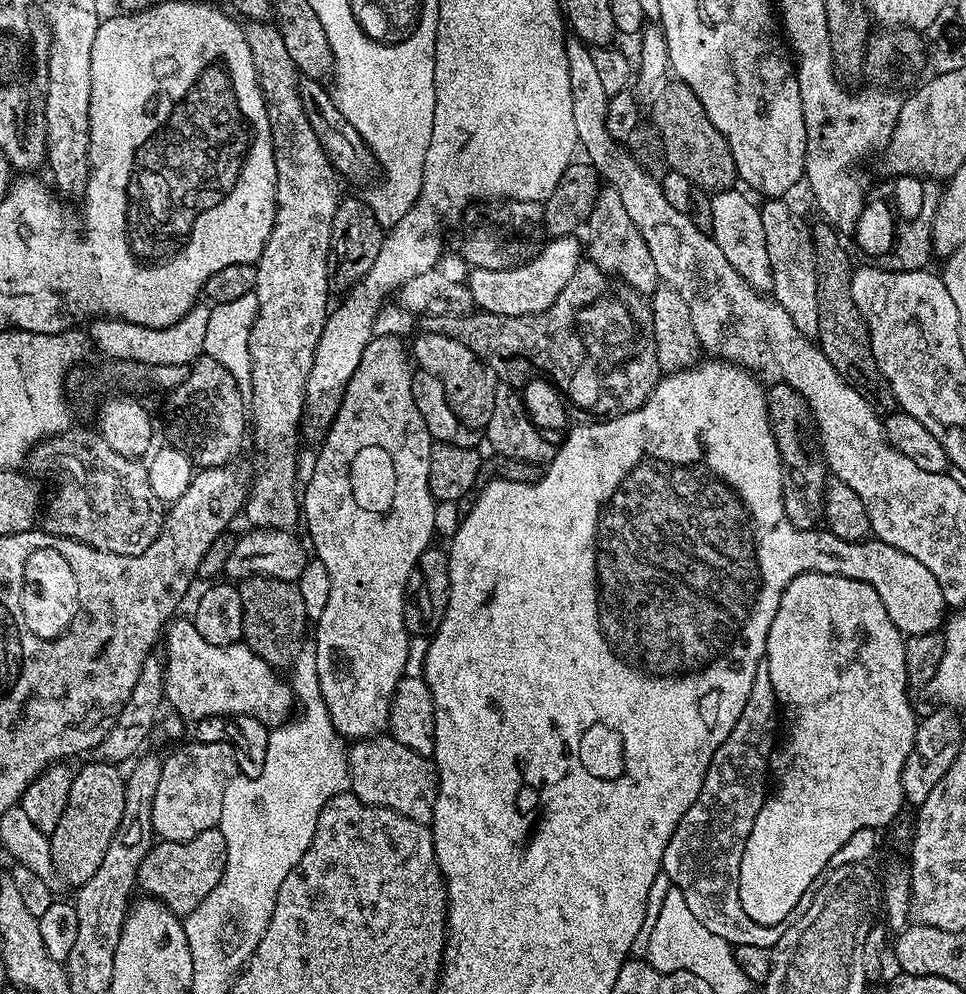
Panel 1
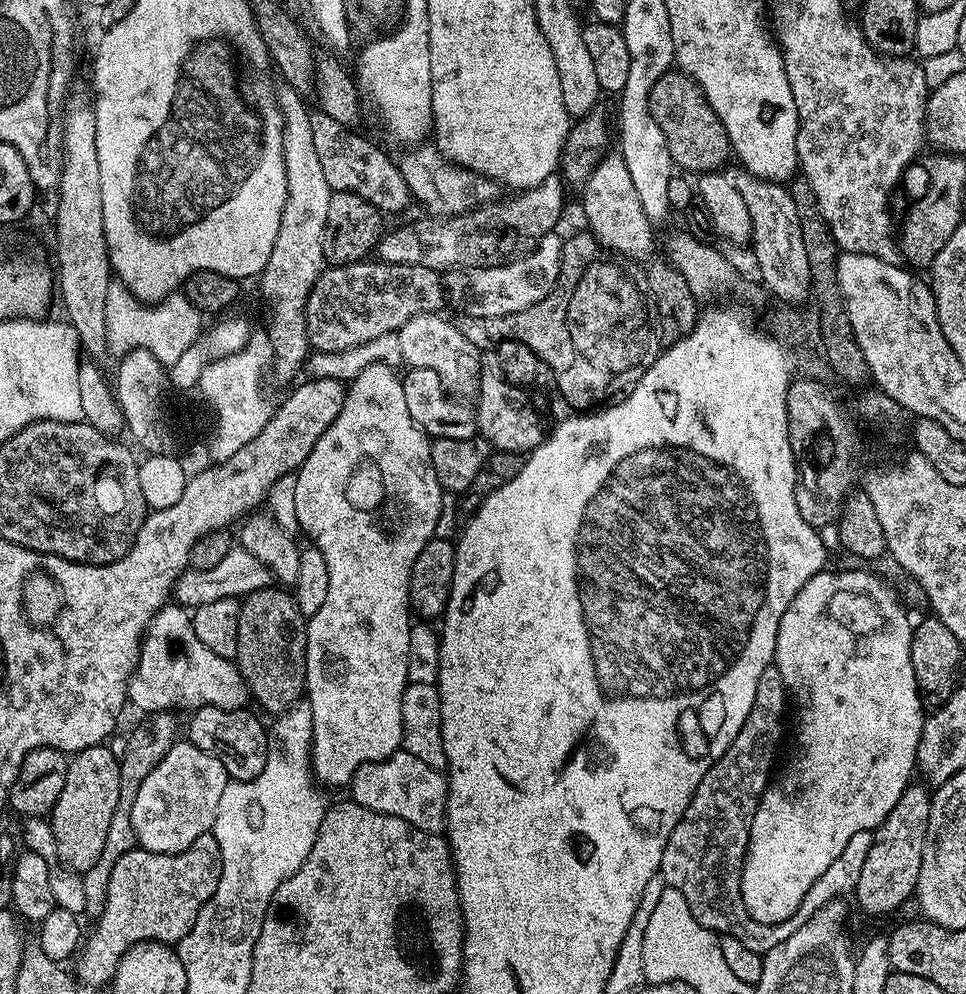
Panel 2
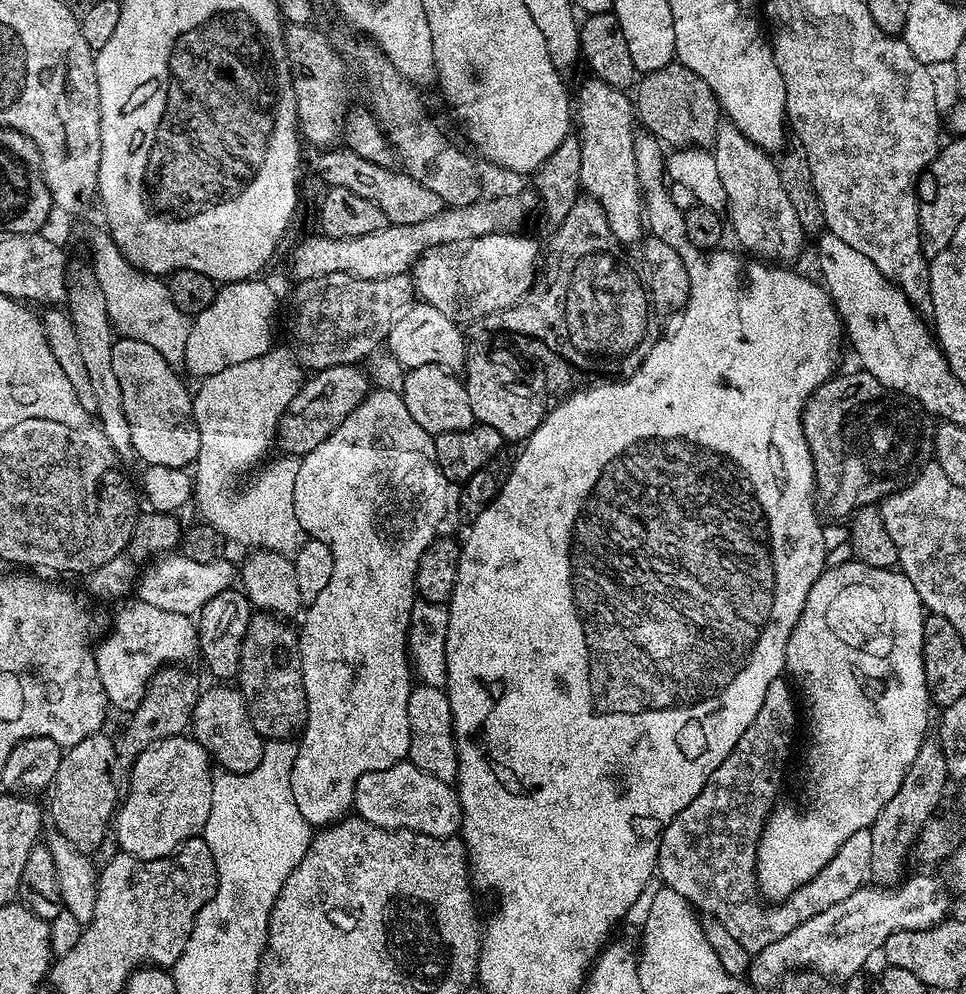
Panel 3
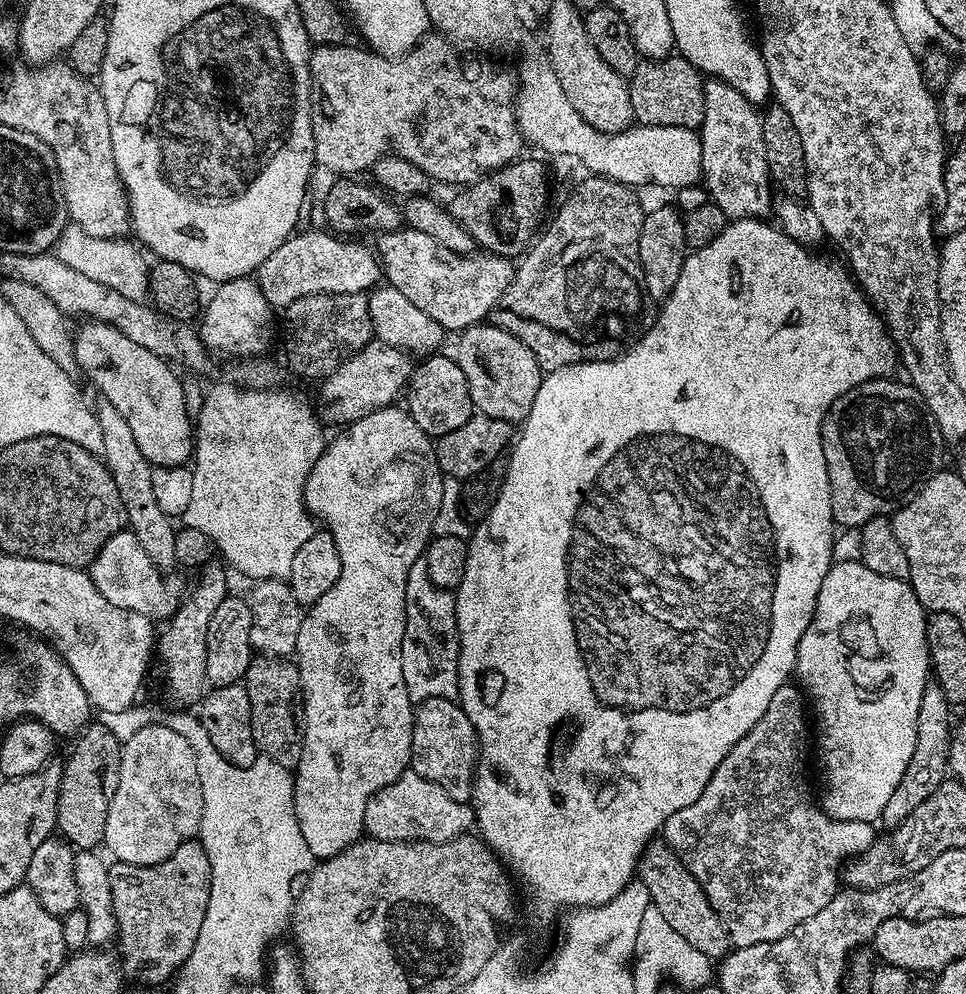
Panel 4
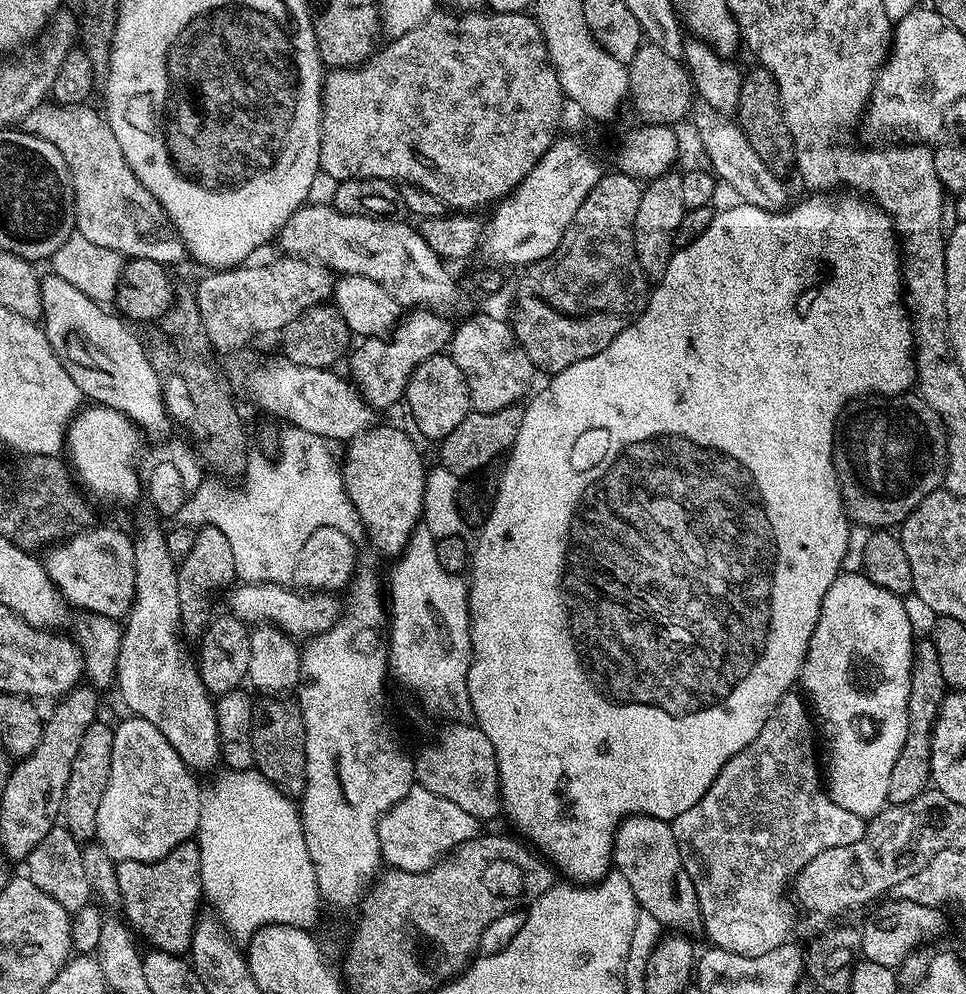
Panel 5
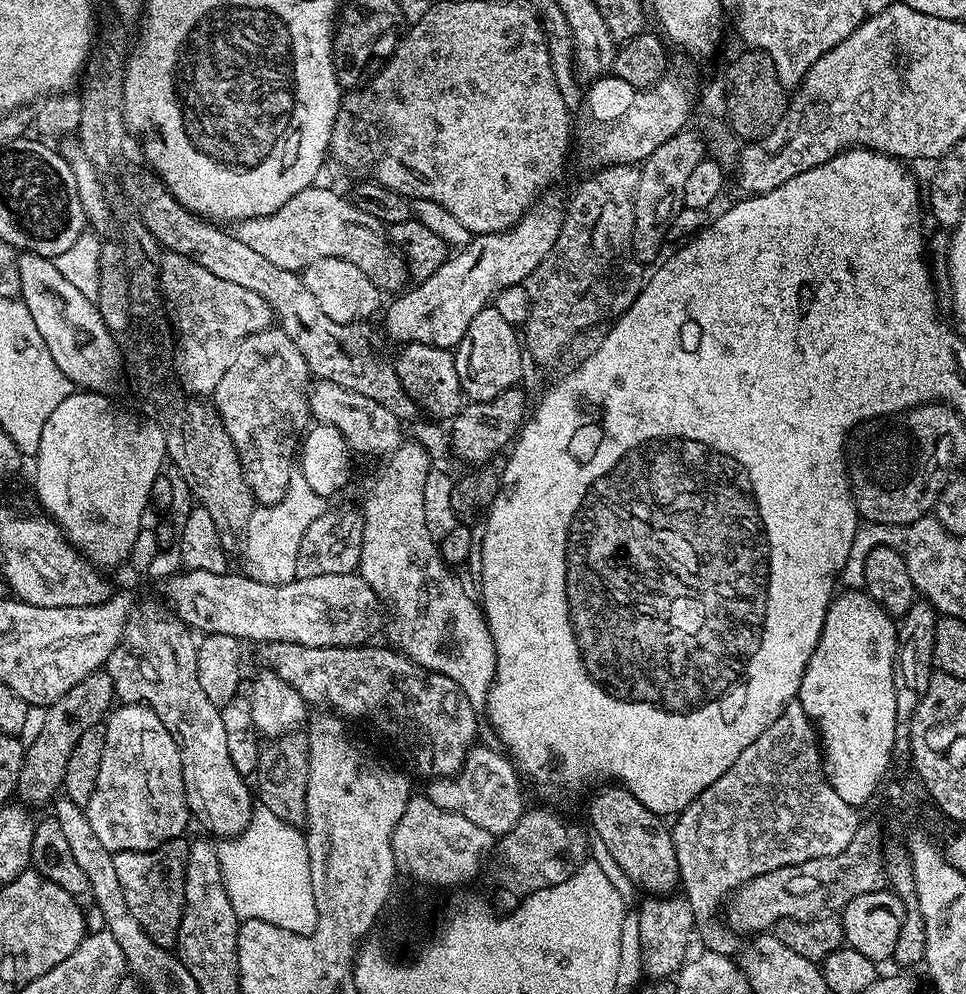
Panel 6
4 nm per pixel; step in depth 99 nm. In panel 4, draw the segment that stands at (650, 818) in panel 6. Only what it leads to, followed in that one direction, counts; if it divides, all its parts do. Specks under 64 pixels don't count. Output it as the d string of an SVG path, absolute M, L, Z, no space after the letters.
M662 840L649 841L643 854L637 860L636 878L641 881L648 892L651 905L658 909L665 917L666 922L678 934L693 946L694 950L701 951L711 962L724 959L731 951L732 943L728 931L722 926L721 919L714 913L706 898L705 891L684 864L681 863L671 849Z

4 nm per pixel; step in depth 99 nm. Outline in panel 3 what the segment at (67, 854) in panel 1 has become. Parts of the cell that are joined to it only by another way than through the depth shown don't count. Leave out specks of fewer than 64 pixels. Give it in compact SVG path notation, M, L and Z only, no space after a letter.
M96 732L90 738L82 738L73 748L61 755L58 774L52 782L51 823L85 854L99 853L104 840L109 839L114 817L118 812L118 793L112 781L112 766L116 763L116 745L113 737Z

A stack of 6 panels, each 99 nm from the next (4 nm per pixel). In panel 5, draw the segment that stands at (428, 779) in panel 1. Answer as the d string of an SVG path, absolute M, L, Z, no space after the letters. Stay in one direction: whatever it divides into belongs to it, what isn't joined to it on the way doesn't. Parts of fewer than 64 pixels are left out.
M414 786L404 798L376 824L381 861L388 868L407 872L425 872L440 863L449 852L473 840L478 834L478 822L462 806L454 806L447 798L438 798L430 790Z

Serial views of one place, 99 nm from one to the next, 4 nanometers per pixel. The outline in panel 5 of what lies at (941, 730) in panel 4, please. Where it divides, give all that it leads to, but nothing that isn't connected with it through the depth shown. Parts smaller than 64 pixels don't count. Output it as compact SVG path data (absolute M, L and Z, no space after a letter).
M931 638L917 639L912 646L906 746L902 746L902 754L898 754L898 762L894 762L894 770L890 773L889 805L910 802L929 787L932 771L928 761L928 743L932 740L932 725L940 714L940 701L945 695L946 685L938 662L938 650L934 650L934 642Z

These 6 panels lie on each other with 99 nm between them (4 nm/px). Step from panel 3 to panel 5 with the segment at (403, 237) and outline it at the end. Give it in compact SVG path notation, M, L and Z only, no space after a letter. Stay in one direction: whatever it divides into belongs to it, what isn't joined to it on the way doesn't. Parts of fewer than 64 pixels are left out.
M284 254L281 257L281 260L276 260L273 264L249 263L247 266L209 271L208 277L197 286L194 307L201 314L204 332L209 336L214 349L240 348L259 332L279 333L287 324L294 322L294 318L298 318L300 313L325 303L333 295L334 273L328 265L317 264L315 260L302 256Z

